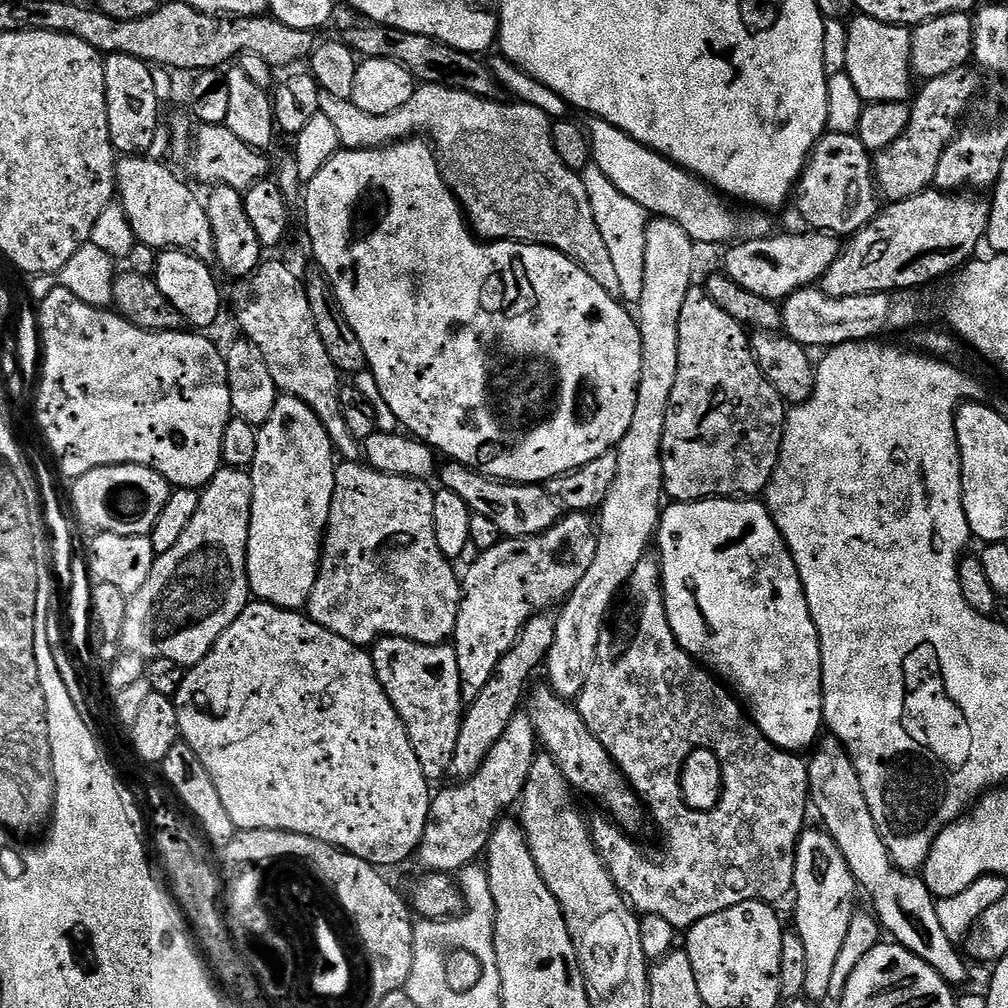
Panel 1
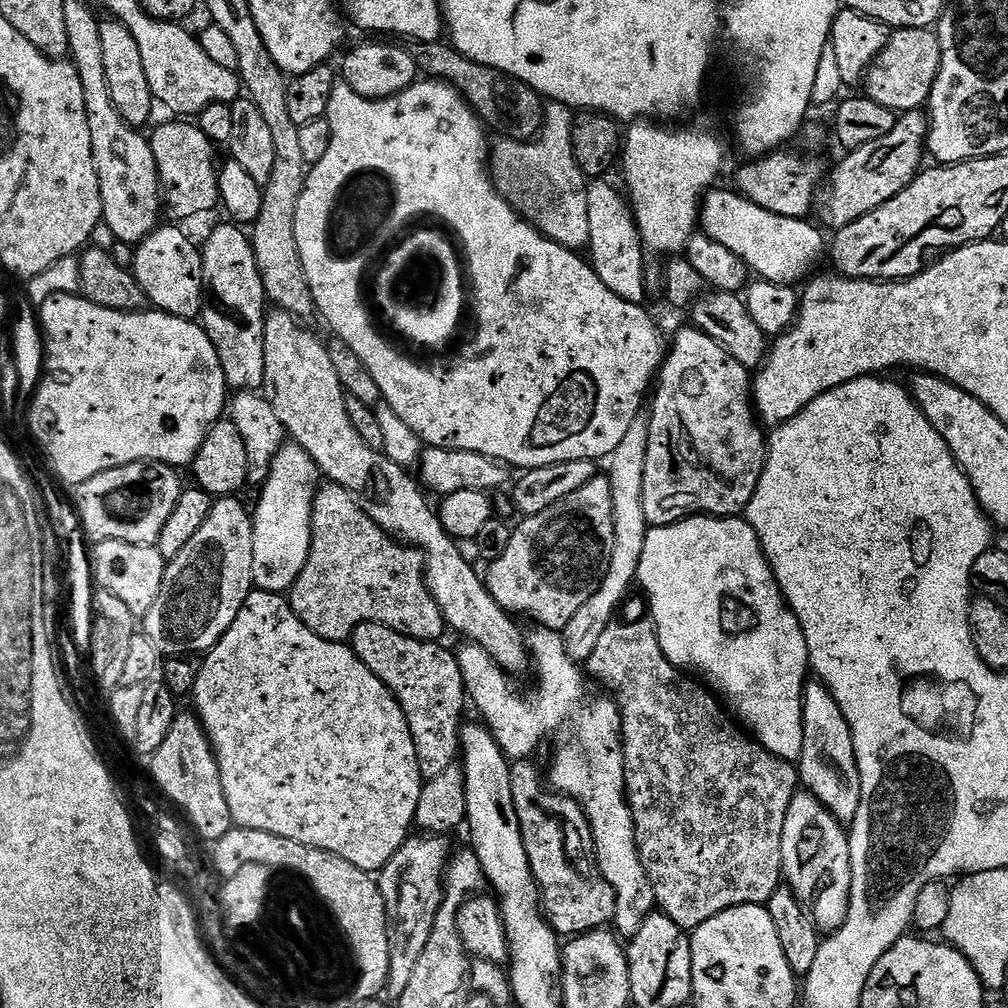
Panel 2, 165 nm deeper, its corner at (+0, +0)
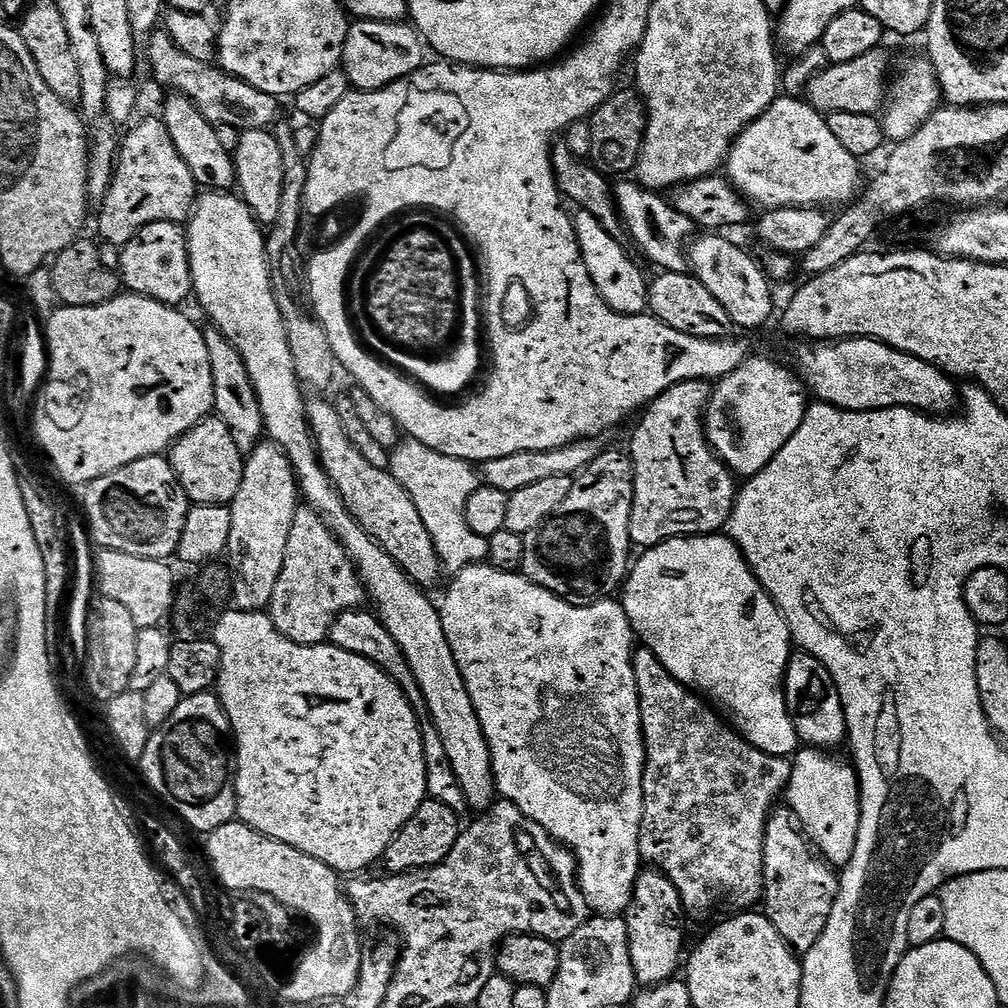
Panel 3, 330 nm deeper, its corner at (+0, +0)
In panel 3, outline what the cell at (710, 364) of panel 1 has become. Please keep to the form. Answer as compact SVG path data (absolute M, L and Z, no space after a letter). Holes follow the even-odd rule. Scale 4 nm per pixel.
M687 380L667 388L659 398L643 409L644 417L632 436L630 455L634 465L636 493L632 499L630 534L633 545L647 550L664 540L679 536L716 534L727 525L738 495L738 480L731 468L712 451L704 431L704 414L710 388L705 381Z

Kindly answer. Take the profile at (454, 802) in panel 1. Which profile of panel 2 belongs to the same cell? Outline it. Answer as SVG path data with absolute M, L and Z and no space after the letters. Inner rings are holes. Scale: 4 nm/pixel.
M412 834L409 835L408 841L402 845L396 852L394 858L390 858L390 862L386 862L386 866L381 868L378 873L378 883L380 885L380 893L384 899L386 906L386 914L388 915L388 941L392 949L390 950L390 974L388 975L388 986L386 996L389 996L392 1002L399 1000L402 994L406 994L406 985L410 982L410 977L414 975L414 969L418 967L418 958L422 958L422 950L426 950L426 942L430 942L430 934L434 930L434 922L438 918L438 910L444 901L444 873L448 871L448 862L453 855L454 848L448 845L449 837L444 834Z

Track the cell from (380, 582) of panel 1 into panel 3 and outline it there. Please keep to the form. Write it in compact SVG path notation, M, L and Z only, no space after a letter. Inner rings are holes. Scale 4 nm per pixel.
M309 506L297 507L294 523L290 525L290 539L286 542L286 562L282 562L282 574L278 574L278 582L274 582L274 598L267 607L276 629L299 644L322 644L329 639L334 621L344 612L359 609L365 600L360 573L337 533L320 512Z

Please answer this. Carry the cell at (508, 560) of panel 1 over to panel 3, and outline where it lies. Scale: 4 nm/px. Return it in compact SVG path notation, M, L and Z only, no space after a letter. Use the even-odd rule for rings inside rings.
M601 451L595 458L589 468L585 468L572 481L572 489L566 498L566 502L562 502L562 506L558 506L558 510L552 516L548 517L535 532L528 533L524 537L524 567L523 575L529 580L534 581L538 586L542 586L546 590L550 590L555 596L561 596L562 599L568 600L571 604L589 605L596 603L613 595L612 591L619 589L625 583L626 577L630 572L630 559L628 560L628 551L634 548L632 543L632 535L630 534L630 522L632 521L632 499L636 493L634 483L634 465L631 455L627 451L624 452L604 452Z

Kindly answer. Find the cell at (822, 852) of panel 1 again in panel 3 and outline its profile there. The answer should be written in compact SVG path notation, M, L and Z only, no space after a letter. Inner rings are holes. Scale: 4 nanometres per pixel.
M801 747L792 760L792 773L786 789L786 804L792 809L800 831L807 836L808 843L833 866L850 862L858 842L860 825L860 780L856 777L855 767L847 759L844 760L839 760L836 754L828 750Z

